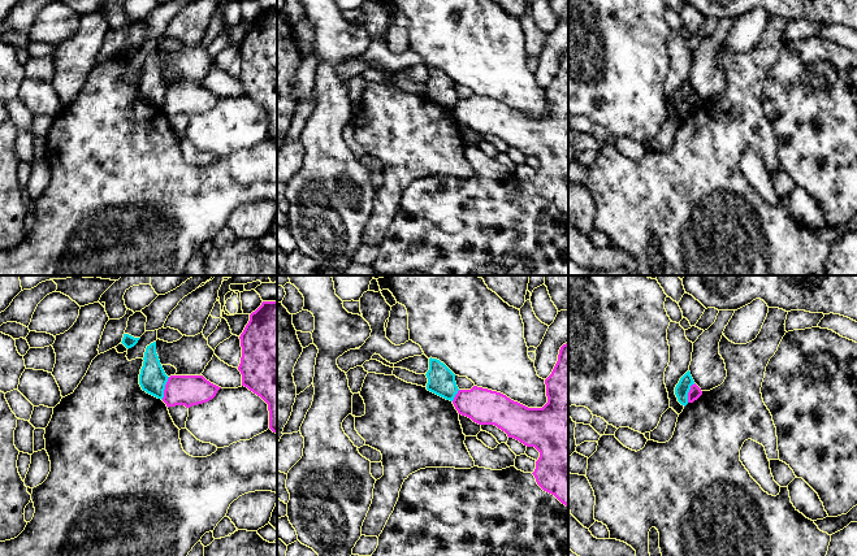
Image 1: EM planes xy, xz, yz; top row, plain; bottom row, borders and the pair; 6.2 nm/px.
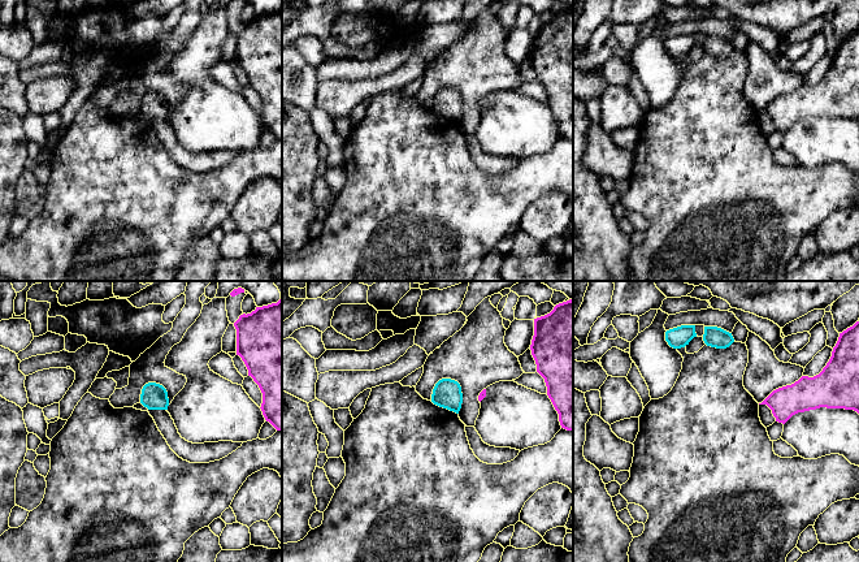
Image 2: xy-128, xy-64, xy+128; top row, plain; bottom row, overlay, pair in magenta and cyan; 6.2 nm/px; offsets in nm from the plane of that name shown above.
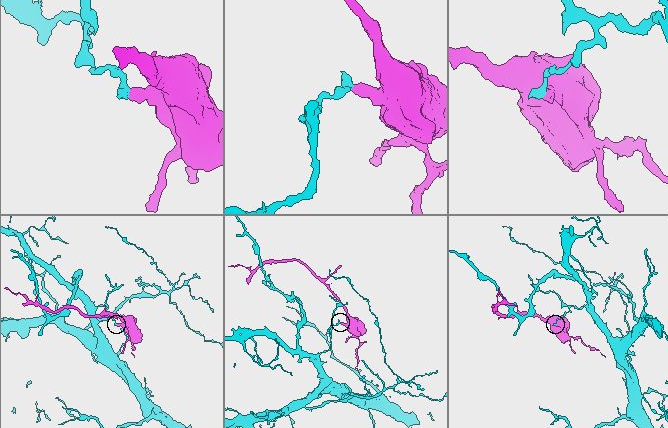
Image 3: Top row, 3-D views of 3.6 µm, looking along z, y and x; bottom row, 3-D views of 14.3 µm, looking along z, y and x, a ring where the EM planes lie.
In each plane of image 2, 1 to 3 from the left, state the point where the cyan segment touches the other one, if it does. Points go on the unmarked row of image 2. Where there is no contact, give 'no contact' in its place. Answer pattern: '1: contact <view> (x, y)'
1: no contact
2: no contact
3: no contact

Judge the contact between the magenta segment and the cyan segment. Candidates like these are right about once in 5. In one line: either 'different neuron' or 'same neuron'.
different neuron

